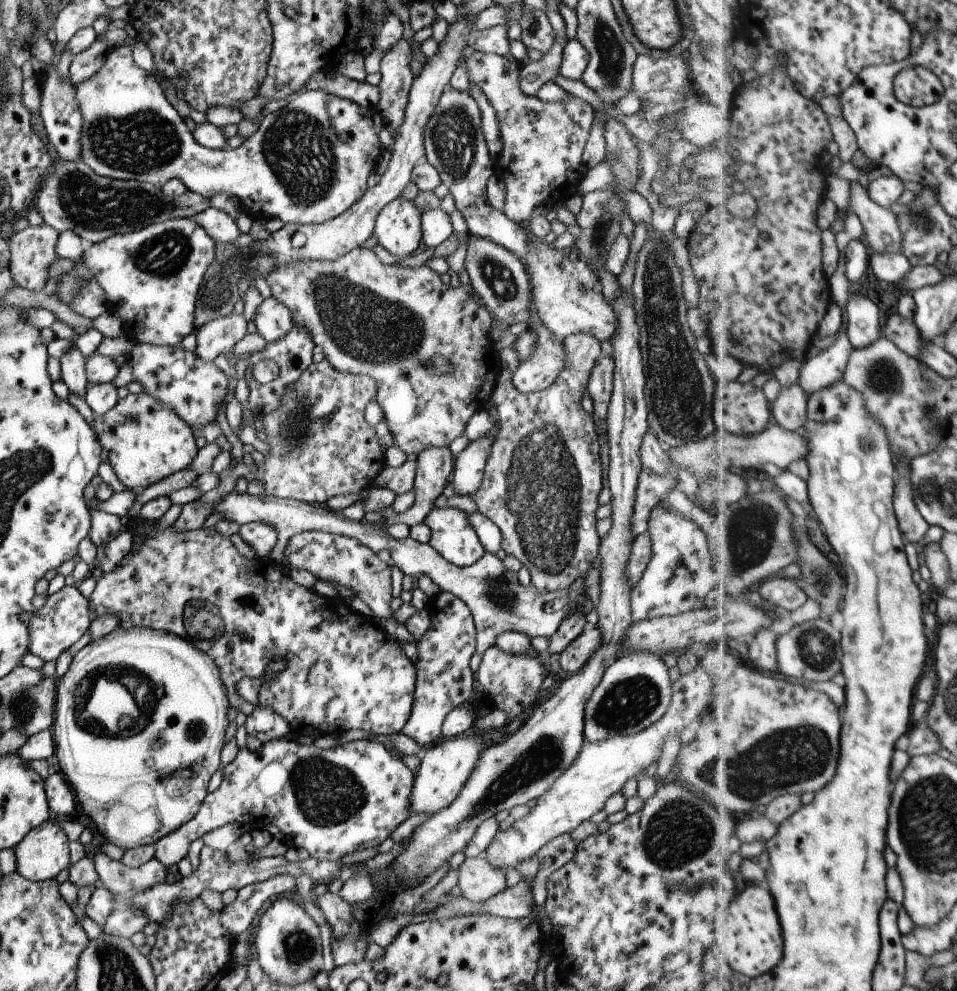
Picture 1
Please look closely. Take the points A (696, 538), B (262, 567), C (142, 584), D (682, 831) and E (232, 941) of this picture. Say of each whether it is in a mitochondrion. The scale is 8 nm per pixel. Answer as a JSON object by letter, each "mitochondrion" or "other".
{"A":"other","B":"other","C":"other","D":"mitochondrion","E":"other"}

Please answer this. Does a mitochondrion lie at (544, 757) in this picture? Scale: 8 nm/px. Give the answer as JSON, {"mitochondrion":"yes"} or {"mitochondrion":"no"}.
{"mitochondrion":"yes"}

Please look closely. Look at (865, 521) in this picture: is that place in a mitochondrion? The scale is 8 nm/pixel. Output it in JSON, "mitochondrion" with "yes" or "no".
{"mitochondrion":"no"}

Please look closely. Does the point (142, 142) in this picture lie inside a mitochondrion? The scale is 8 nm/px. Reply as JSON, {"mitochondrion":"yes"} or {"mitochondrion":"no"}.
{"mitochondrion":"yes"}

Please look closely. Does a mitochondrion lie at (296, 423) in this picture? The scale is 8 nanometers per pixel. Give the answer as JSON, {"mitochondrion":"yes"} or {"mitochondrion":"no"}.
{"mitochondrion":"yes"}

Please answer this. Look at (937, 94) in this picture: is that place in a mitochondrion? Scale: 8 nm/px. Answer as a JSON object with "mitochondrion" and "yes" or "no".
{"mitochondrion":"no"}

